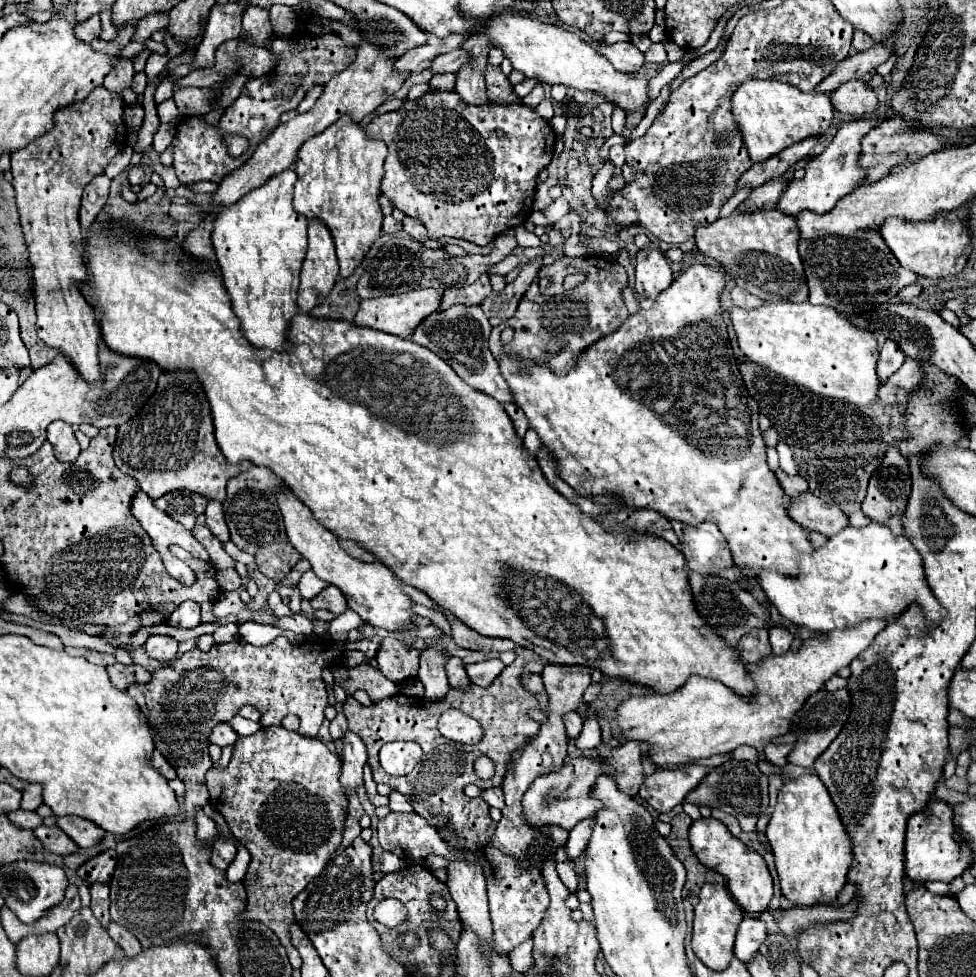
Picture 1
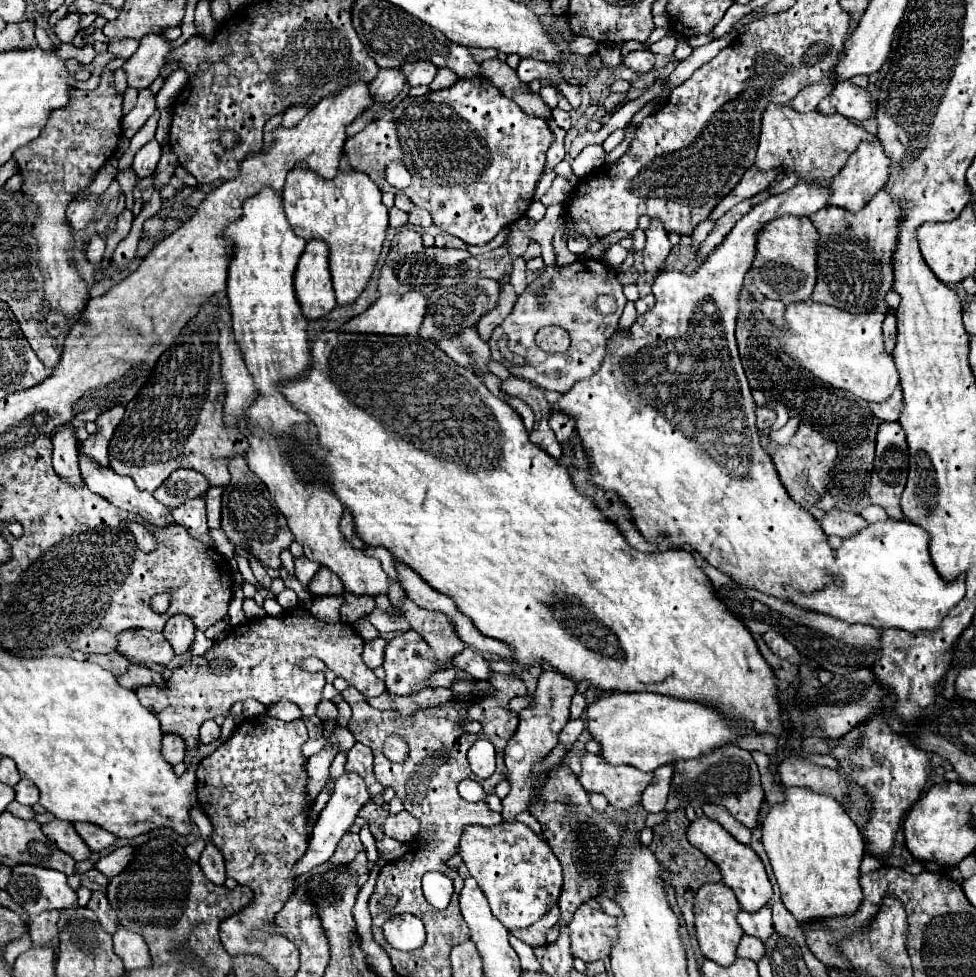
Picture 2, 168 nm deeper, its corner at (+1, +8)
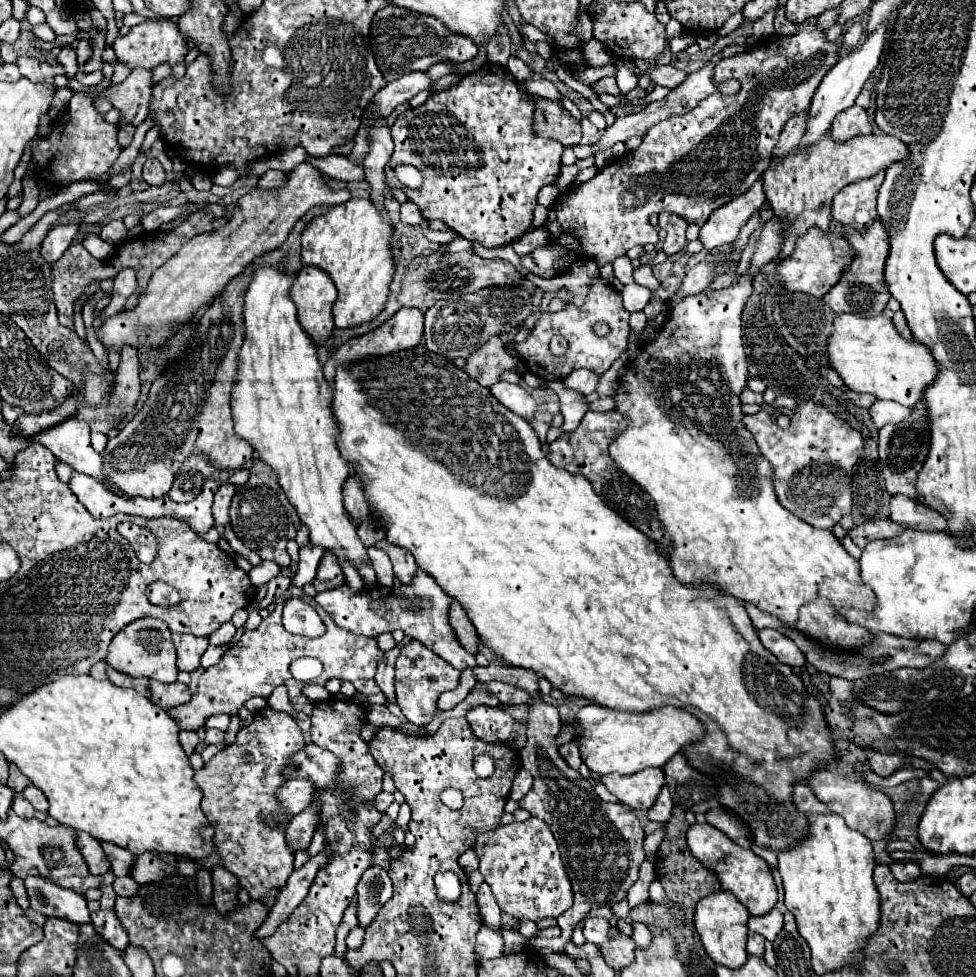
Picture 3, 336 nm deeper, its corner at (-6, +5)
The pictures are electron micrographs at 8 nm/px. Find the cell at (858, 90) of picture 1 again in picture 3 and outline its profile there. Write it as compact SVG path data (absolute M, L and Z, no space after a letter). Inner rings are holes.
M856 104L842 110L832 122L834 140L844 140L844 138L852 138L854 134L870 134L870 132L872 128L868 122L868 112Z

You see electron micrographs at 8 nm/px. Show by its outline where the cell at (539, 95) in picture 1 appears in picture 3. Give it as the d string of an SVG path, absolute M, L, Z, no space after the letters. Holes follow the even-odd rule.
M510 58L508 60L508 66L506 66L516 80L524 80L524 78L530 78L530 76L536 76L536 72L532 68L528 68L520 58Z

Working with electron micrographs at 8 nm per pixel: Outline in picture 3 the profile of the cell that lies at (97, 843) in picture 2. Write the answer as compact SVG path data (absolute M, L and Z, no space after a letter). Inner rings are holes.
M100 842L100 844L102 844L102 848L104 848L104 852L110 860L110 866L112 866L114 874L116 876L128 876L128 870L130 870L136 856L130 850L124 850L116 844L110 844L110 842Z

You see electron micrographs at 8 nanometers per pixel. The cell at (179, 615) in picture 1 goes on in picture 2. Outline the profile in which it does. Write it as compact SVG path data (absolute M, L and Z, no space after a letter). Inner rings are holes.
M173 615L167 621L163 635L171 643L175 655L183 655L185 651L189 651L193 639L195 639L195 627L187 615Z

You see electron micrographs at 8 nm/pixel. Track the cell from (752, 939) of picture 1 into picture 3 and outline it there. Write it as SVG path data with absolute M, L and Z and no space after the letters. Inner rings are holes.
M770 910L764 916L750 916L750 920L748 920L748 928L752 932L764 936L766 940L774 940L780 934L782 926L784 926L784 920L778 910Z

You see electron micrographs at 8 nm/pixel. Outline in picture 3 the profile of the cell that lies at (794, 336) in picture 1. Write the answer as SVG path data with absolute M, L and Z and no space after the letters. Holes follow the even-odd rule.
M838 314L834 318L834 332L828 336L826 342L826 356L830 360L830 366L840 374L844 386L852 392L868 392L876 396L878 400L894 400L902 406L916 406L922 396L922 386L930 384L934 380L934 358L930 358L930 352L926 346L914 342L914 340L904 340L890 318L886 316L872 316L872 318L862 318L856 314Z

